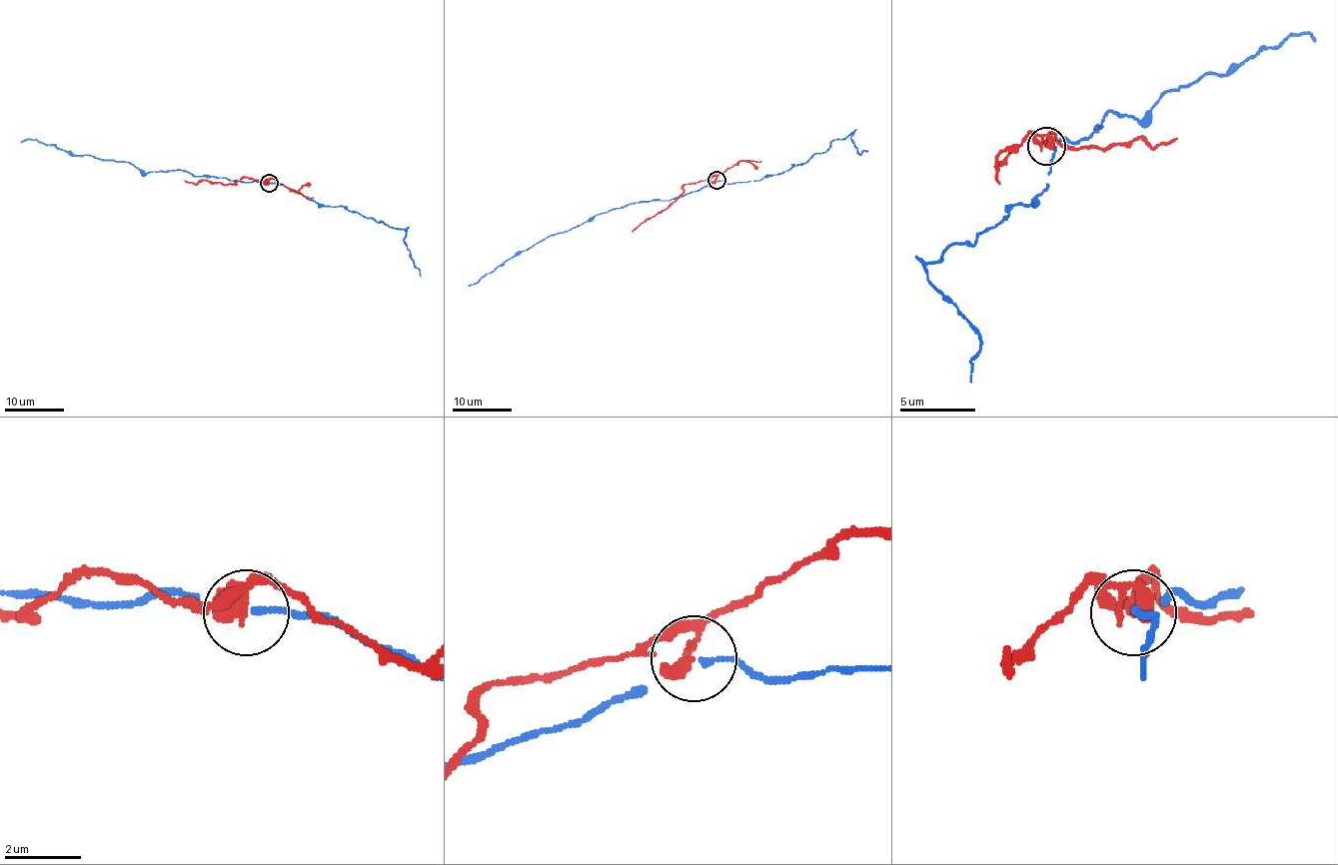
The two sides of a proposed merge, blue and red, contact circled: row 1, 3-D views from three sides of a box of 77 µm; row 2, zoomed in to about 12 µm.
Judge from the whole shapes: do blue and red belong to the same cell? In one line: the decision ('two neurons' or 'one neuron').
two neurons

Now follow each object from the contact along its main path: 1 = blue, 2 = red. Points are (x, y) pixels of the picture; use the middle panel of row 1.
1: (716, 181), (670, 200), (626, 205), (551, 234), (528, 249), (519, 251), (469, 286)
2: (716, 181), (685, 184), (673, 202), (632, 231)

